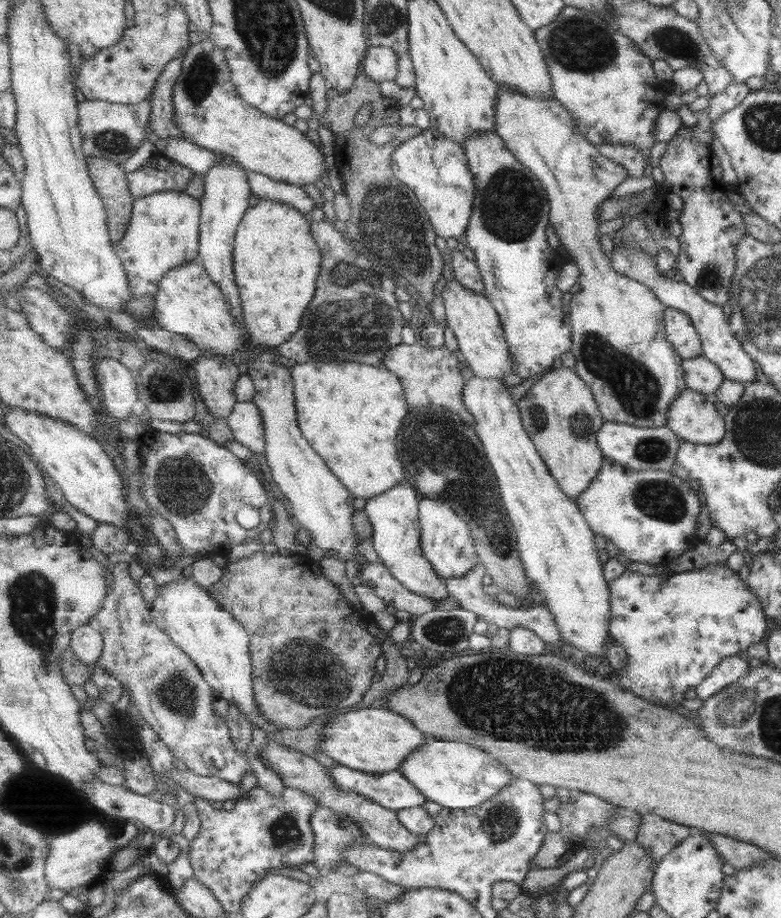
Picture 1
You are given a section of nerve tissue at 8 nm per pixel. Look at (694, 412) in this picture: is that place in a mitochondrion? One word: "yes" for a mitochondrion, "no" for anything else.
no

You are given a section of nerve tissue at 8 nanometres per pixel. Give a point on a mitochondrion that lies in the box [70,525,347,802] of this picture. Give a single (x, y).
(177, 694)

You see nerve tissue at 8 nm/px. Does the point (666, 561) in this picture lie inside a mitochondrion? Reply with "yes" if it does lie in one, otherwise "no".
no

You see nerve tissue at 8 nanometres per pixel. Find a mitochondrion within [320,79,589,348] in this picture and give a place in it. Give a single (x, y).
(387, 216)

